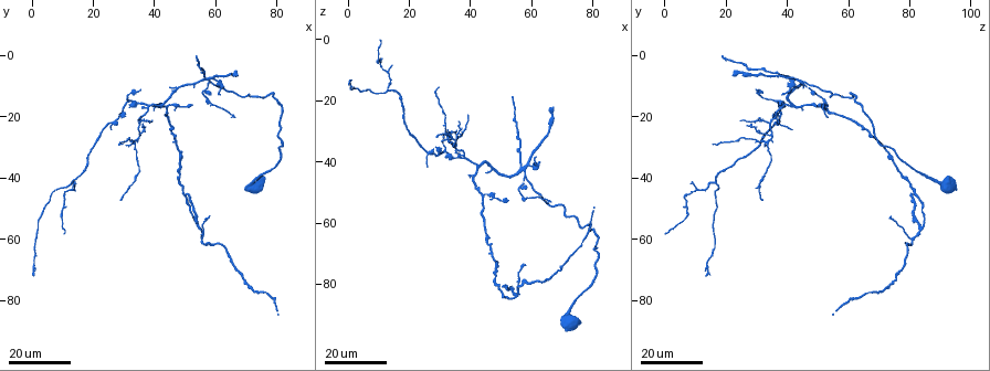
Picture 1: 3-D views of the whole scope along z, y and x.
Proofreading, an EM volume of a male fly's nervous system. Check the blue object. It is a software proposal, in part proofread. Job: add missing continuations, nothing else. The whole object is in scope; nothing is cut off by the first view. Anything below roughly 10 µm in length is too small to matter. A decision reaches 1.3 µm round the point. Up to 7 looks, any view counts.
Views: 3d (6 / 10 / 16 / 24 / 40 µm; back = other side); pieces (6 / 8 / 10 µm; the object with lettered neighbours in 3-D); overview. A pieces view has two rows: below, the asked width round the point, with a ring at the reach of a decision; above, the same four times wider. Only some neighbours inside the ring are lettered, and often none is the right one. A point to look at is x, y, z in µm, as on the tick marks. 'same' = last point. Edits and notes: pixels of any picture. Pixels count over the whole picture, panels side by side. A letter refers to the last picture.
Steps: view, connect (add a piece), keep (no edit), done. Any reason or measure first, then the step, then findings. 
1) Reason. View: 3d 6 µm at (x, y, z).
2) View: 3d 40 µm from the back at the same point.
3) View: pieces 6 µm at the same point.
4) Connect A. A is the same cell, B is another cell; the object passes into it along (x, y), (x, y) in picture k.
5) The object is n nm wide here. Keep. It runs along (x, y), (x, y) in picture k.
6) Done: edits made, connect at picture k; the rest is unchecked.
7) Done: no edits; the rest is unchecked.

End of a long branch. View: 3d 24 µm at (80, 84, 55).

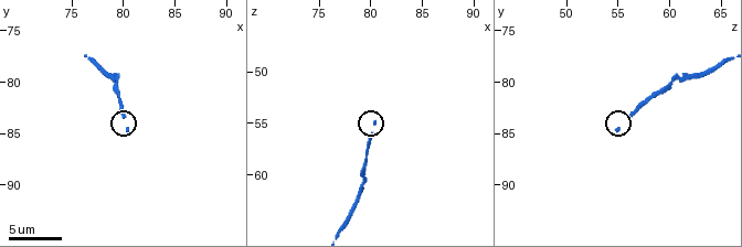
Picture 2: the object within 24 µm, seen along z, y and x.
View: pieces 10 µm at (80.4, 84.8, 54.8).

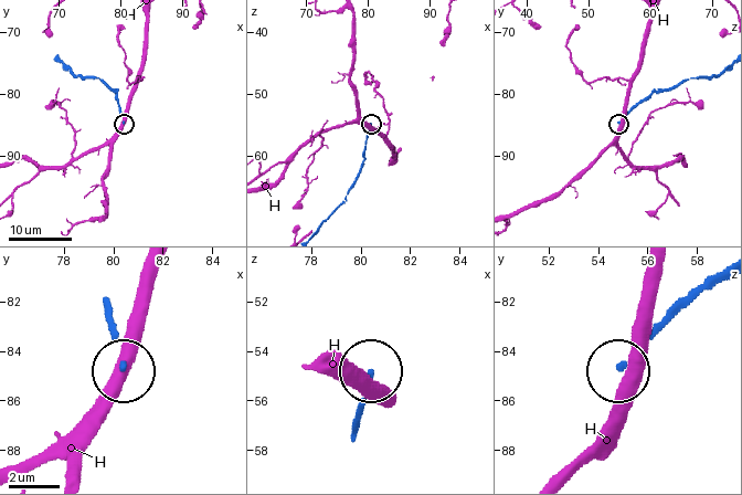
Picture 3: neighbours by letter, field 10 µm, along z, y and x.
Keep. H is another cell; it runs along (722, 269), (623, 370) in picture 3; no lettered piece goes on from it.

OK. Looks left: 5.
Tapers out. View: 3d 24 µm at (58, 52, 74).

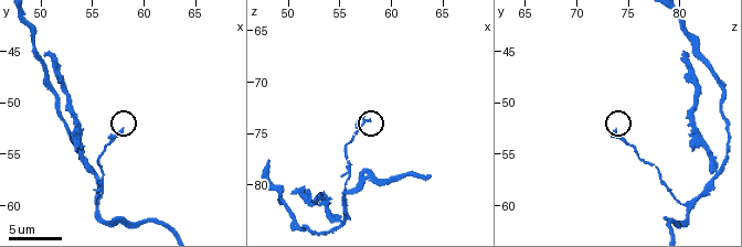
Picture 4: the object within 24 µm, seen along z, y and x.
What lies round it. View: pieces 10 µm at (57.8, 52.4, 74.0).

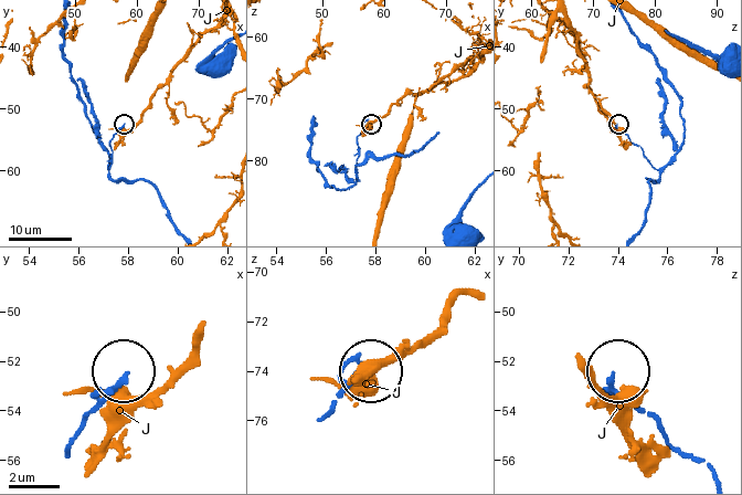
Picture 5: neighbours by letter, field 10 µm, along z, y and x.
The object is 170 nm wide here. Keep. J is another cell; it runs along (684, 135), (676, 155), (657, 169), (617, 124) in picture 5; none of them fits.

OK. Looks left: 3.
Long arm stops here. View: 3d 16 µm at (54, 1, 18).

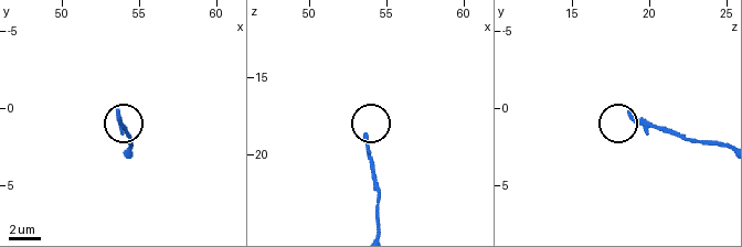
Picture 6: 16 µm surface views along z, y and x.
View: pieces 6 µm at (53.6, 0.4, 18.8).

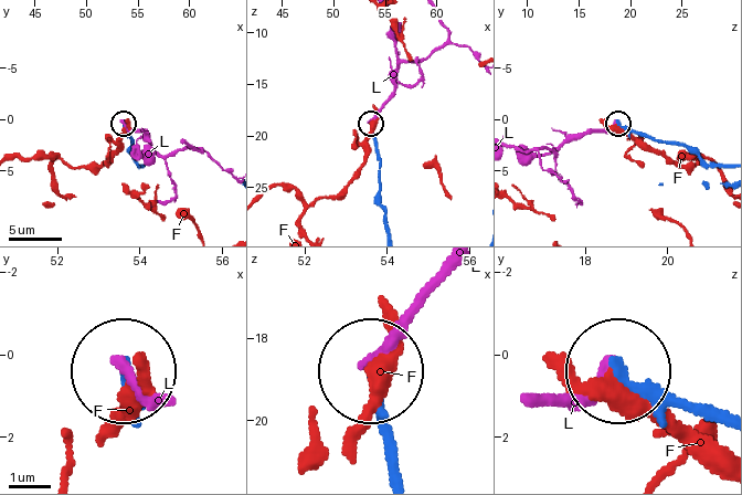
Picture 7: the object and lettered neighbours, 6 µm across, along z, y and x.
The object is 240 nm wide here. Keep. F and L are other cells; none of them fits.

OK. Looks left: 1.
Done: no edits; the rest is unchecked.

